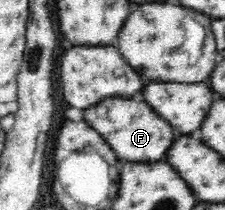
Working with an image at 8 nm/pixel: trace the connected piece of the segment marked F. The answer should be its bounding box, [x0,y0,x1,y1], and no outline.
[84,96,176,162]

